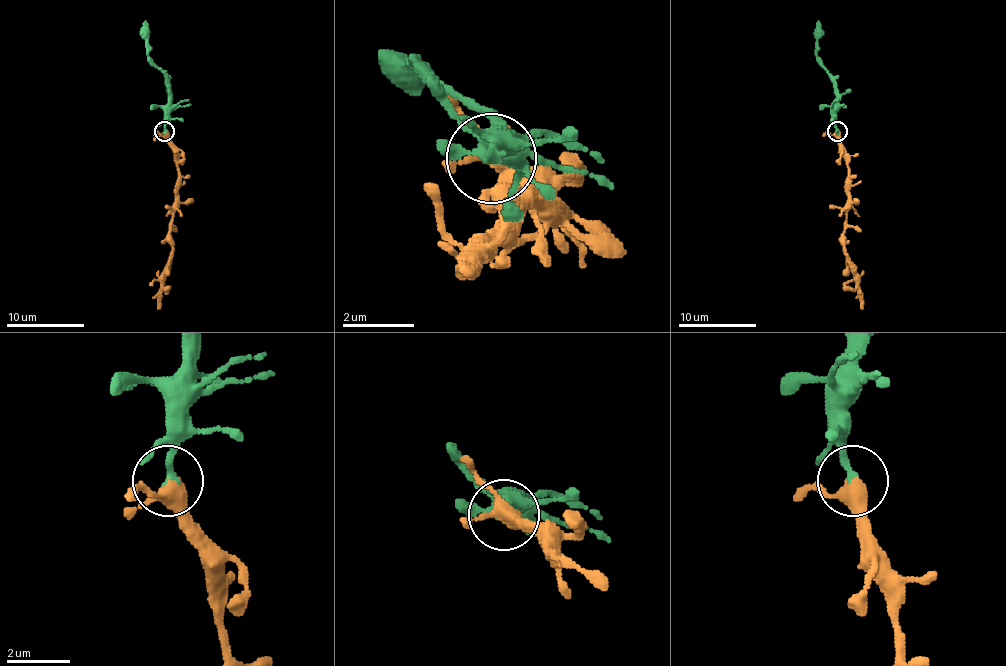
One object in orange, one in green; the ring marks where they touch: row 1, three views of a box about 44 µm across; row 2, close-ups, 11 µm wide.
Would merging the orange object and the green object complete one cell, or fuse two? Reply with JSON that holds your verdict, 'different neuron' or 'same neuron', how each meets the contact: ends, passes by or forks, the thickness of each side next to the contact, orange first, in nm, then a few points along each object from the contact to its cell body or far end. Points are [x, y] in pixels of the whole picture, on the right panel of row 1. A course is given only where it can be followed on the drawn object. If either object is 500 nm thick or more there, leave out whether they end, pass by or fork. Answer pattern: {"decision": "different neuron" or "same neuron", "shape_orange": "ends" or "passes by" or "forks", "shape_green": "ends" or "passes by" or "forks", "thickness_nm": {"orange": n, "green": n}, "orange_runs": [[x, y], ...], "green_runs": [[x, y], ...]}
{"decision": "same neuron", "shape_orange": "forks", "shape_green": "ends", "thickness_nm": {"orange": 360, "green": 280}, "orange_runs": [[837, 131], [848, 168], [844, 254], [854, 276], [862, 309]], "green_runs": [[837, 131], [837, 82], [817, 55], [819, 20]]}

